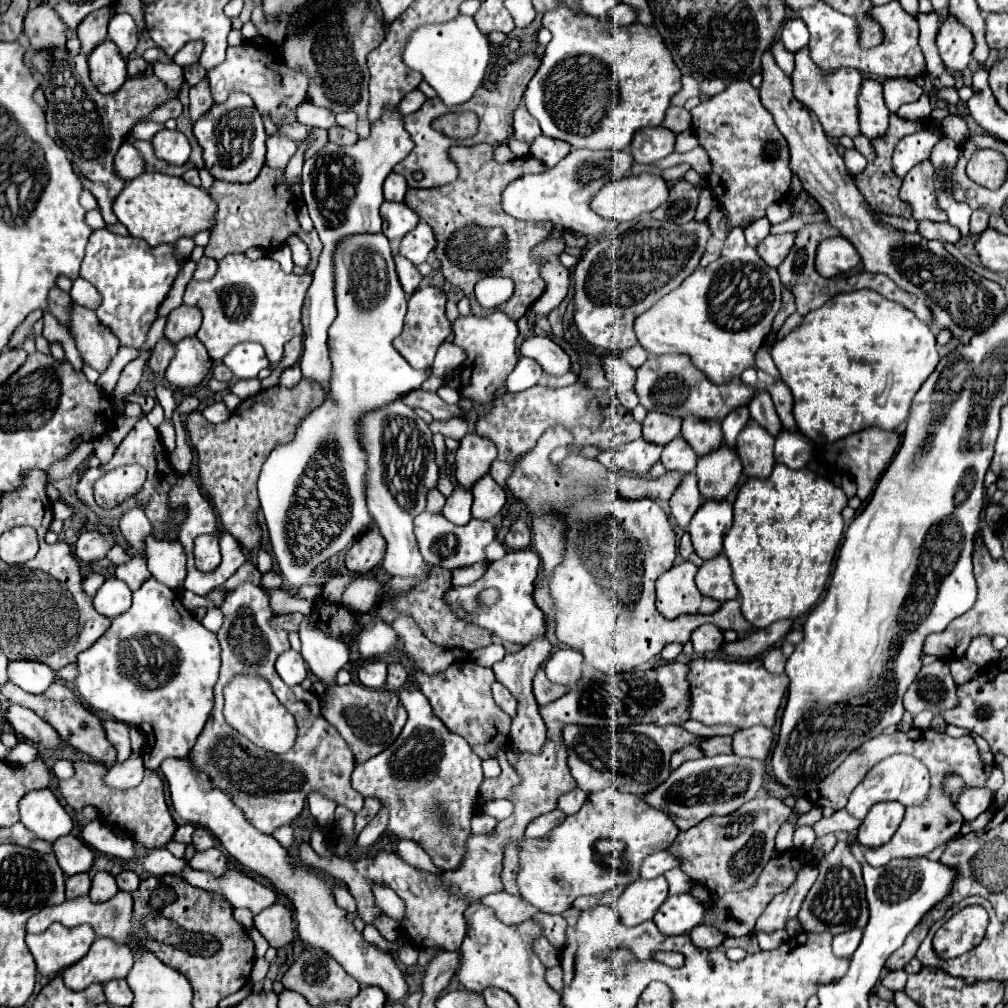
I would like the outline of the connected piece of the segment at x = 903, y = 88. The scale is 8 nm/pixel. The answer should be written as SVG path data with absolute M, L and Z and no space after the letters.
M888 78L884 80L884 102L890 112L896 112L906 102L916 102L922 96L922 88L914 80Z

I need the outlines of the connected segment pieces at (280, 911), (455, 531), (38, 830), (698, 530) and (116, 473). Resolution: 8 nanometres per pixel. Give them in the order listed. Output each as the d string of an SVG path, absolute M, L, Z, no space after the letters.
M276 902L254 916L254 926L270 942L272 948L282 948L294 938L292 908L282 902Z
M424 510L422 514L416 516L414 534L416 534L416 540L418 540L424 560L430 566L440 566L446 570L464 568L464 566L472 566L476 562L484 562L486 560L486 546L496 538L494 526L486 520L472 518L468 524L456 526L456 524L448 522L442 514L432 514L428 510Z
M48 788L28 792L20 800L20 822L46 842L54 842L72 830L72 818Z
M728 500L704 502L692 516L688 534L692 536L694 552L702 560L710 560L722 552L724 534L732 526L732 504Z
M136 464L118 466L94 482L94 498L98 506L113 508L134 495L146 480L146 470Z

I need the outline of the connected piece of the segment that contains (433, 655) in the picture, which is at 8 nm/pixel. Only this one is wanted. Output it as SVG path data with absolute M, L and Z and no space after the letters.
M398 616L390 626L406 642L404 654L410 656L414 660L414 664L420 666L428 674L446 670L452 662L458 660L458 654L464 652L460 648L442 648L442 646L436 646L434 642L430 642L422 634L422 630L416 626L412 616Z

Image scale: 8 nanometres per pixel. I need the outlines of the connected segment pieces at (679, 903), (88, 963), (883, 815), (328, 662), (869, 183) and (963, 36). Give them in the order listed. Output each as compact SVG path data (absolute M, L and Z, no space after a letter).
M678 894L670 896L660 906L660 910L654 916L654 922L664 936L680 936L690 934L692 928L702 924L702 918L704 906L688 894Z
M96 938L90 952L76 964L62 970L64 982L72 990L88 988L90 984L124 978L134 964L134 956L126 946L118 946L110 938Z
M878 802L862 820L856 840L866 848L876 848L886 844L898 830L904 818L904 806L900 802Z
M312 614L304 616L298 630L302 640L302 656L318 680L322 680L326 686L332 686L336 684L336 672L350 660L350 648L342 638L324 634L316 624L310 622L310 618Z
M890 114L890 126L888 126L886 134L870 140L870 142L872 142L872 148L874 148L874 152L876 152L876 160L870 162L860 174L854 176L854 184L856 184L858 190L864 194L866 202L868 202L870 206L874 206L878 212L882 212L882 214L886 214L886 216L900 216L900 218L906 218L906 220L912 218L912 210L908 210L908 202L900 202L900 196L898 196L902 178L898 178L898 176L894 174L894 170L892 170L892 154L894 154L896 144L898 144L904 136L914 134L914 132L920 132L920 130L924 130L926 126L932 126L932 122L930 122L930 120L904 120L904 118L900 118L898 114Z
M950 14L940 24L936 46L944 60L944 66L952 72L960 72L972 60L974 38L972 38L972 32L968 28L960 26L960 22L956 22L956 18L952 18L952 14Z

